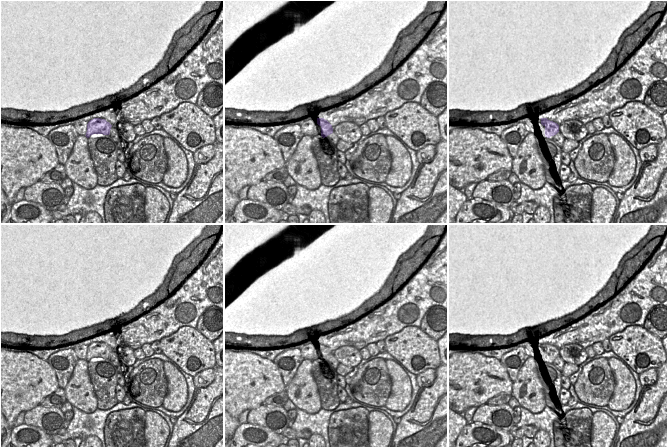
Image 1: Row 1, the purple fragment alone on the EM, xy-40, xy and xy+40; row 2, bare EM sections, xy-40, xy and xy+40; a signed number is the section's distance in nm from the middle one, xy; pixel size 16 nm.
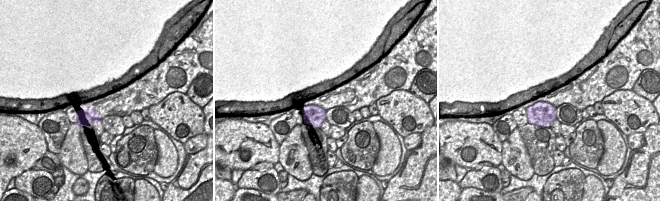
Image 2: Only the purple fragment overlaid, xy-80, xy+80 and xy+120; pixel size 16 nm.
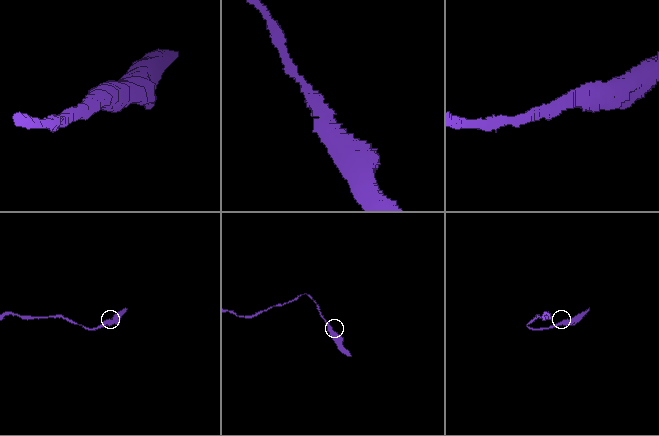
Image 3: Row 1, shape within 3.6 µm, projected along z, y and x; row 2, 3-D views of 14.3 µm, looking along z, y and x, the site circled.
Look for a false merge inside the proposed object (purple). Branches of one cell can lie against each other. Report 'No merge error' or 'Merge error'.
No merge error

